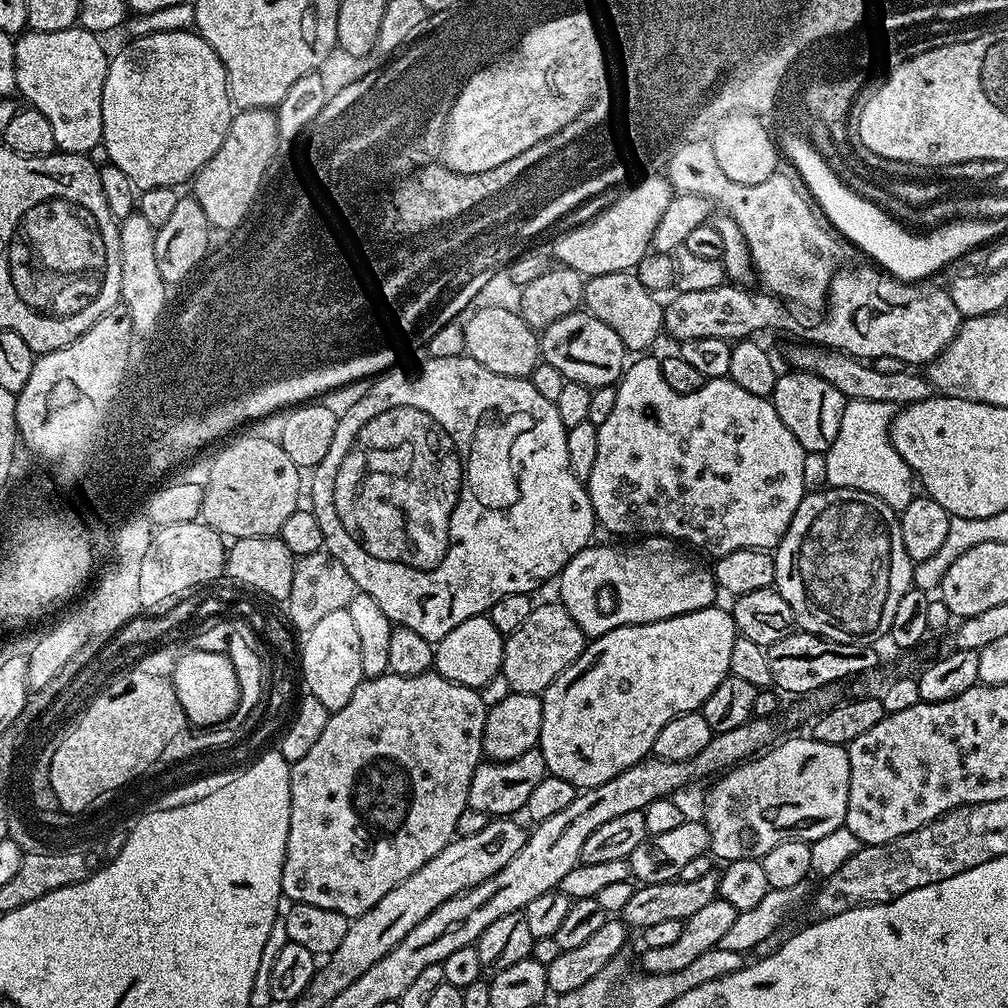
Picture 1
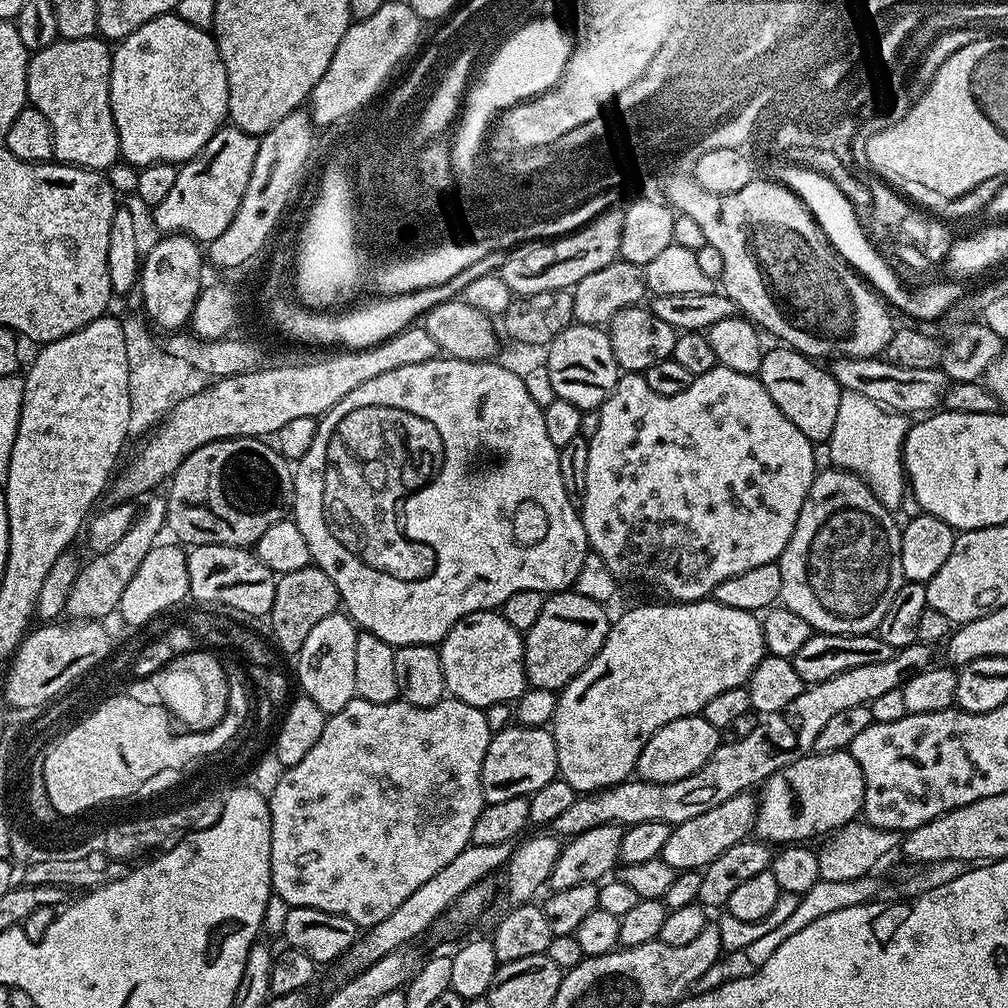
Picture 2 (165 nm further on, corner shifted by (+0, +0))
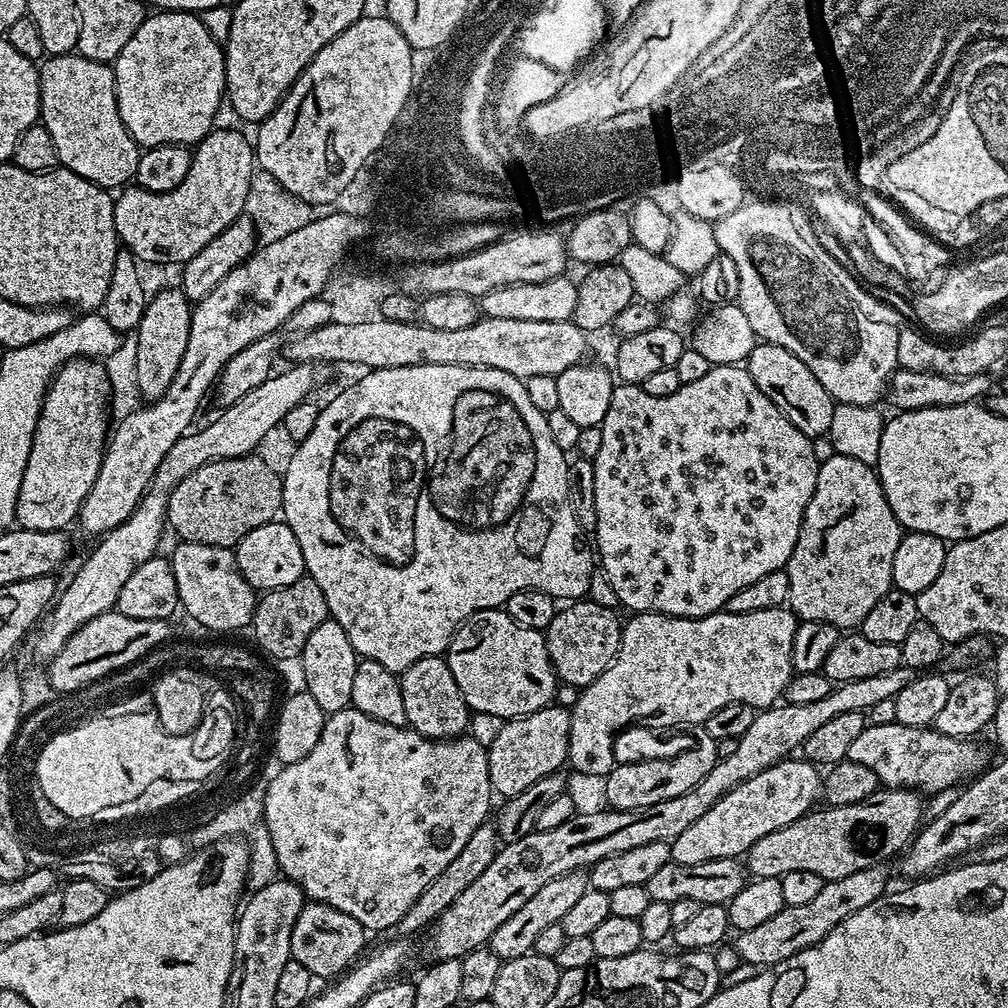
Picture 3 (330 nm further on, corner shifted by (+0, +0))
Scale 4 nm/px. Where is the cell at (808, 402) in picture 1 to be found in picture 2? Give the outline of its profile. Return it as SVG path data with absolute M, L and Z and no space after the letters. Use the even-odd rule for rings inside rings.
M787 346L768 348L761 358L760 381L766 386L770 398L813 442L827 442L834 430L834 418L838 418L838 402L842 391L840 384L827 367L820 365L813 357L803 356L801 352Z

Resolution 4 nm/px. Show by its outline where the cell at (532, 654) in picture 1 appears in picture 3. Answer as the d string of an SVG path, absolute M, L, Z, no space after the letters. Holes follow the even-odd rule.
M581 598L561 607L544 632L544 641L550 654L552 669L560 684L585 688L618 654L621 617L616 617L604 604L595 604L592 598Z

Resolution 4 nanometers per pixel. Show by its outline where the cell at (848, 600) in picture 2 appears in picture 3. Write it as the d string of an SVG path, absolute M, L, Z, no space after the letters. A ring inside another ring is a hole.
M838 455L830 458L830 462L822 462L814 494L806 506L806 514L798 530L798 542L786 565L790 578L787 607L800 620L830 622L841 630L855 629L866 614L874 610L878 598L893 588L894 550L898 550L901 535L900 523L896 521L894 510L890 510L890 502L886 502L886 494L873 465L858 462L858 458Z

